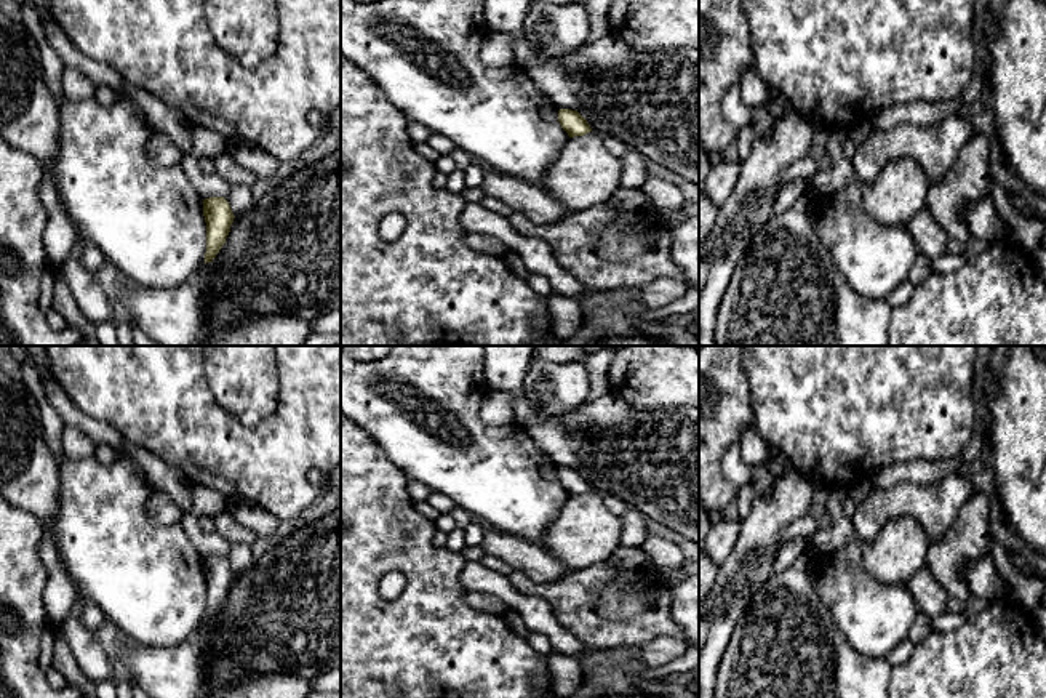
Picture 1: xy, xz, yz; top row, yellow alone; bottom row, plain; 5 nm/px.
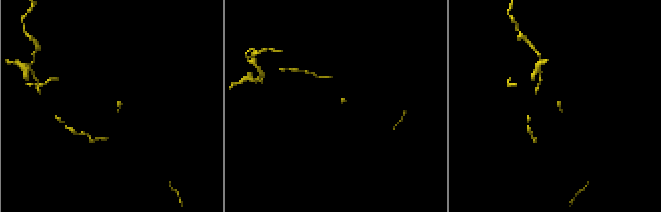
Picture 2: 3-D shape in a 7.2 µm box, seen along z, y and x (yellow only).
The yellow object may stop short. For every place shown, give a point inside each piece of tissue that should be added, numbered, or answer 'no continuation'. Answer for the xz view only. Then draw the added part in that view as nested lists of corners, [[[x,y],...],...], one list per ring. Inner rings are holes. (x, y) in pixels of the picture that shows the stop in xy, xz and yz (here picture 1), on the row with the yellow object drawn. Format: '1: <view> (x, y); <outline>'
no continuation

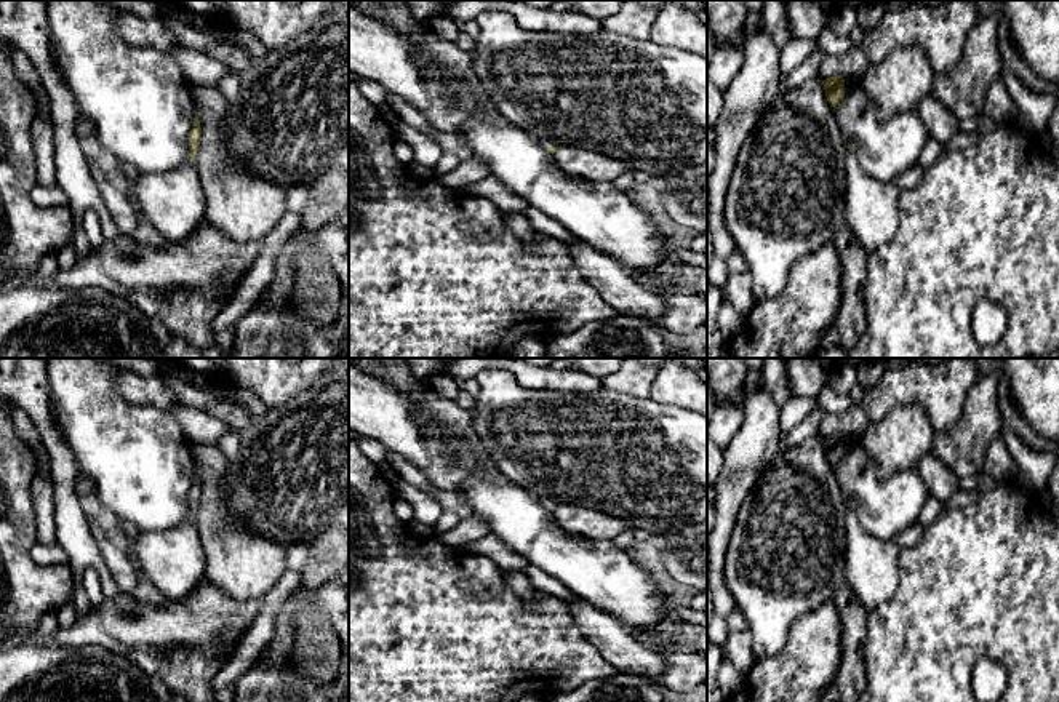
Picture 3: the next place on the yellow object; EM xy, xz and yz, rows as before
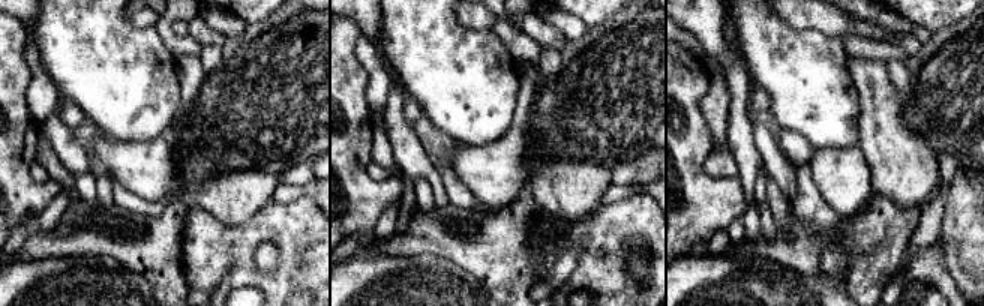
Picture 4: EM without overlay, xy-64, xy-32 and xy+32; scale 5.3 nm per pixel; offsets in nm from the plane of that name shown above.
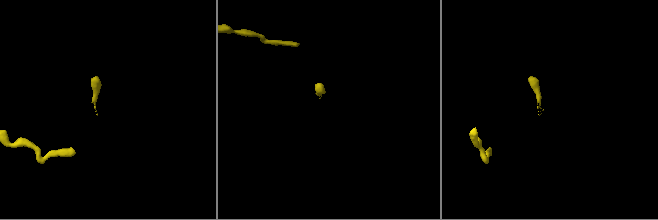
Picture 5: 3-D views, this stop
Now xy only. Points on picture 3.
1: xy (173, 200); [[[195,163],[142,173],[128,185],[130,201],[170,241],[182,241],[206,224],[206,198]]]

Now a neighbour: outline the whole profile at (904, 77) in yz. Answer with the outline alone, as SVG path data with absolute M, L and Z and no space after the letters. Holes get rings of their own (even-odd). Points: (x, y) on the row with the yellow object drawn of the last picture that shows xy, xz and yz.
M920 46L894 48L881 62L870 64L862 77L865 96L877 106L878 120L886 123L904 110L917 110L931 93L934 70Z

